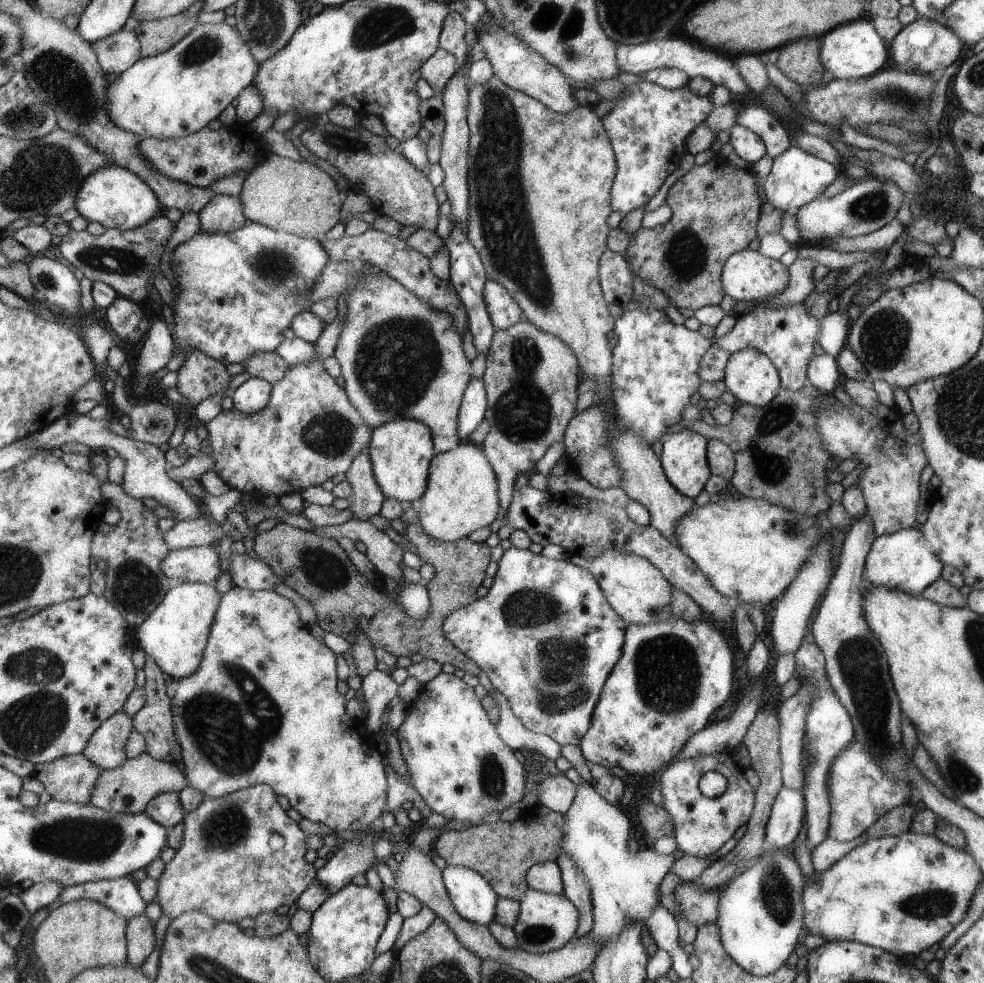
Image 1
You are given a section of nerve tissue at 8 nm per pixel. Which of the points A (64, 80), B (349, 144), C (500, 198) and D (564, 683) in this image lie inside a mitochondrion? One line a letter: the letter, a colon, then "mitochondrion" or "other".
A: mitochondrion
B: other
C: mitochondrion
D: mitochondrion

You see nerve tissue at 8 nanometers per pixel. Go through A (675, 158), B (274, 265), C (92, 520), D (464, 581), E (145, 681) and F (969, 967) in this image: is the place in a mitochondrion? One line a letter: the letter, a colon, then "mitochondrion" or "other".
A: other
B: mitochondrion
C: other
D: other
E: other
F: other

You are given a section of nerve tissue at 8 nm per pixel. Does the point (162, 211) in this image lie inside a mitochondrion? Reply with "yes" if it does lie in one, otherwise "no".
no

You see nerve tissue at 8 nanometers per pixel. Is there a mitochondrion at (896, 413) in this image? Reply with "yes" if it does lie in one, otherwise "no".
no

